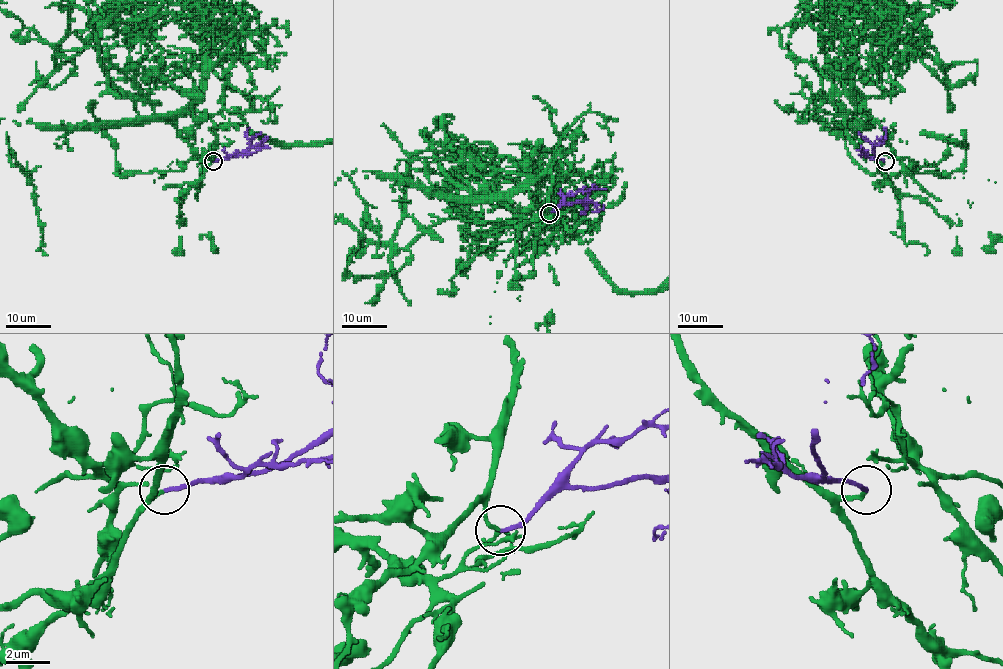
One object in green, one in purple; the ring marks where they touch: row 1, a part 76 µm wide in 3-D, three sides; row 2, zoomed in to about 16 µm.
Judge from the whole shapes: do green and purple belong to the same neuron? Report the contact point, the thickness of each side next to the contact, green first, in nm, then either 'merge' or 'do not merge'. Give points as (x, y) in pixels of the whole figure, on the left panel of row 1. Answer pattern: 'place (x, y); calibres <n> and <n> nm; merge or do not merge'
place (213, 161); calibres 120 and 170 nm; merge

